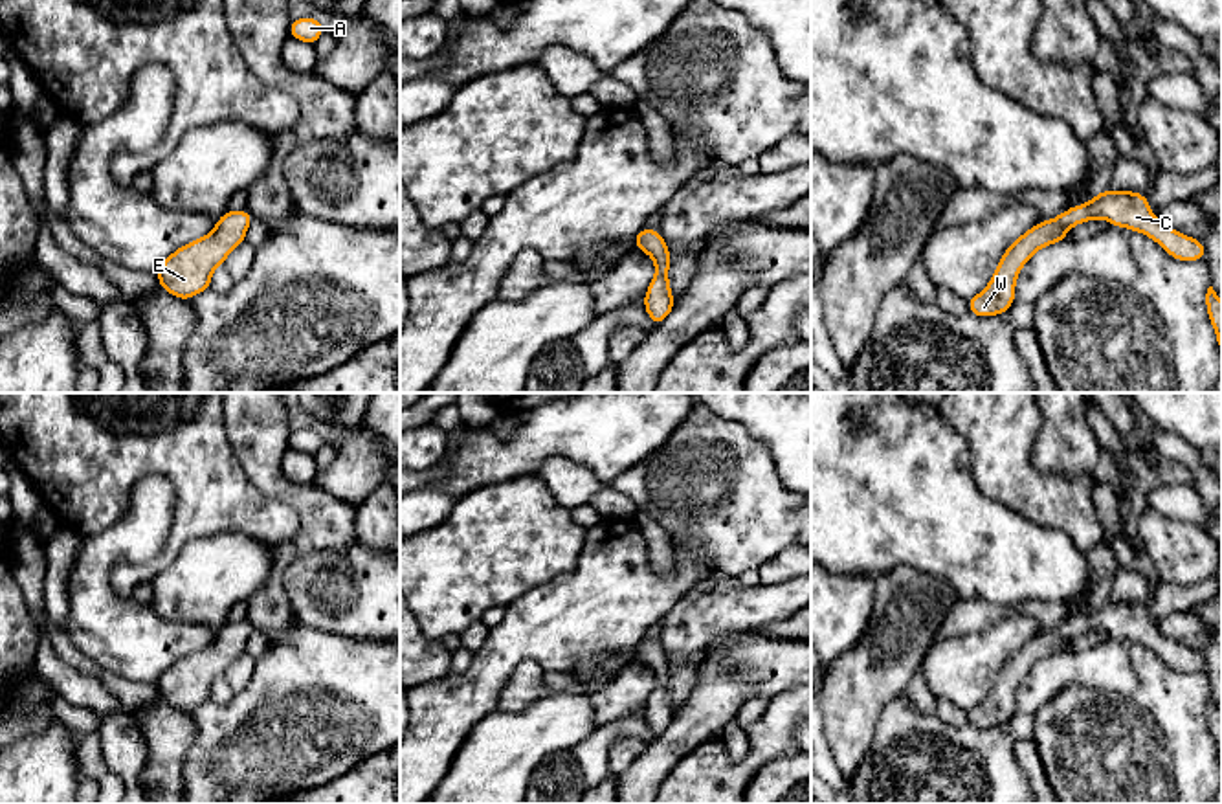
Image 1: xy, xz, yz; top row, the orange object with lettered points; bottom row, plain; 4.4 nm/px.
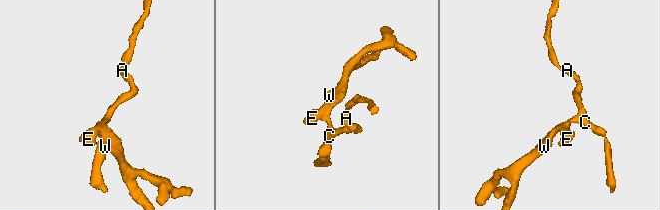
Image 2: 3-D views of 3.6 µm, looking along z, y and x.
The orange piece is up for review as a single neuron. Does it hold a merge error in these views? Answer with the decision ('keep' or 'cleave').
keep

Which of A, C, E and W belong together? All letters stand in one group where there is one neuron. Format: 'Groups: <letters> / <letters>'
Groups: A C E W

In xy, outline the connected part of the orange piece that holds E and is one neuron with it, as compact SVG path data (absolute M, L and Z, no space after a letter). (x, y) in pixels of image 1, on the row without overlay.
M248 620L226 622L211 644L171 664L156 681L160 699L180 710L191 710L211 699L211 685L246 652L253 628Z

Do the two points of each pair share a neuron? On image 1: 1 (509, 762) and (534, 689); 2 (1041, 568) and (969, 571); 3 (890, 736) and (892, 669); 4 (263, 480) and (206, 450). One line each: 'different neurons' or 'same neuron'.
1: different neurons
2: same neuron
3: different neurons
4: different neurons

